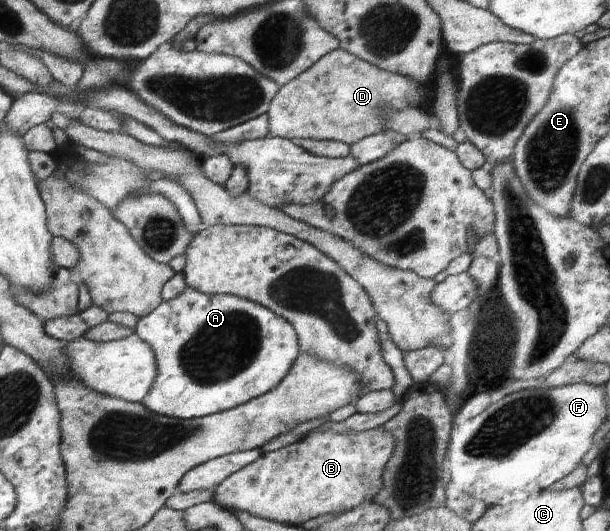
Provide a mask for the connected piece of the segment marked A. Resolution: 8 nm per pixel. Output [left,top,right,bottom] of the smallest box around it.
[134,286,300,420]

